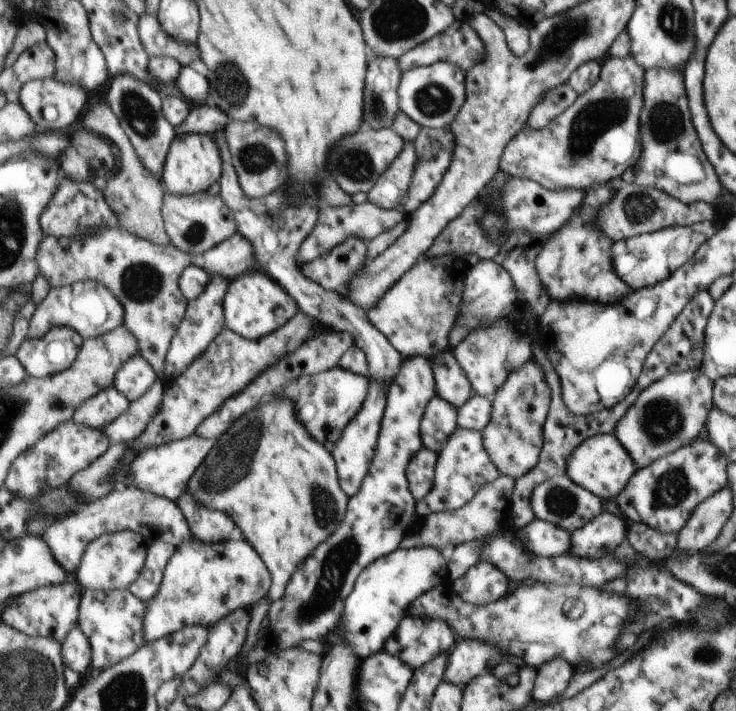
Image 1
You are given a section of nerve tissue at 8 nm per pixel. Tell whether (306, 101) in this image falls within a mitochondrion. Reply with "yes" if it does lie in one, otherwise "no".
no

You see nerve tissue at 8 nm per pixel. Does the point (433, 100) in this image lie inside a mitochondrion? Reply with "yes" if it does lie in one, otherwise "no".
yes

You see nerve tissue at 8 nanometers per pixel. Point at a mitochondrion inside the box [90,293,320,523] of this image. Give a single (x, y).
(235, 459)

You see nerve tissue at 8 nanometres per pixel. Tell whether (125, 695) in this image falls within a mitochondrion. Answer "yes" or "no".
yes

